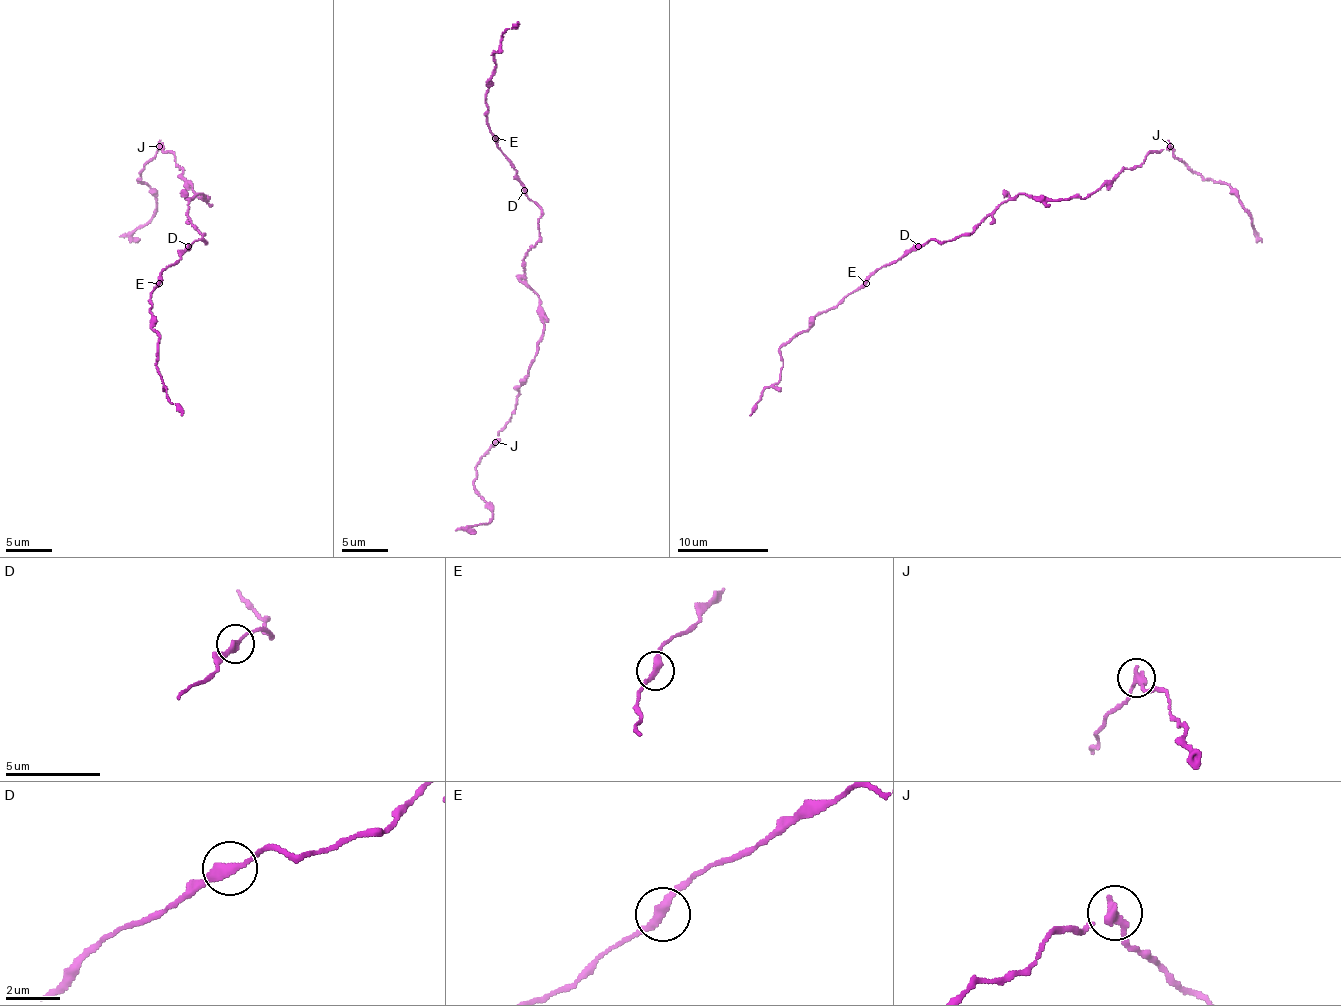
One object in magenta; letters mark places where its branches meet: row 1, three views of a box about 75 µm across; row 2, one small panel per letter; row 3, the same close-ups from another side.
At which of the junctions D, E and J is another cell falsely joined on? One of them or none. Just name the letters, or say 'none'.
J

